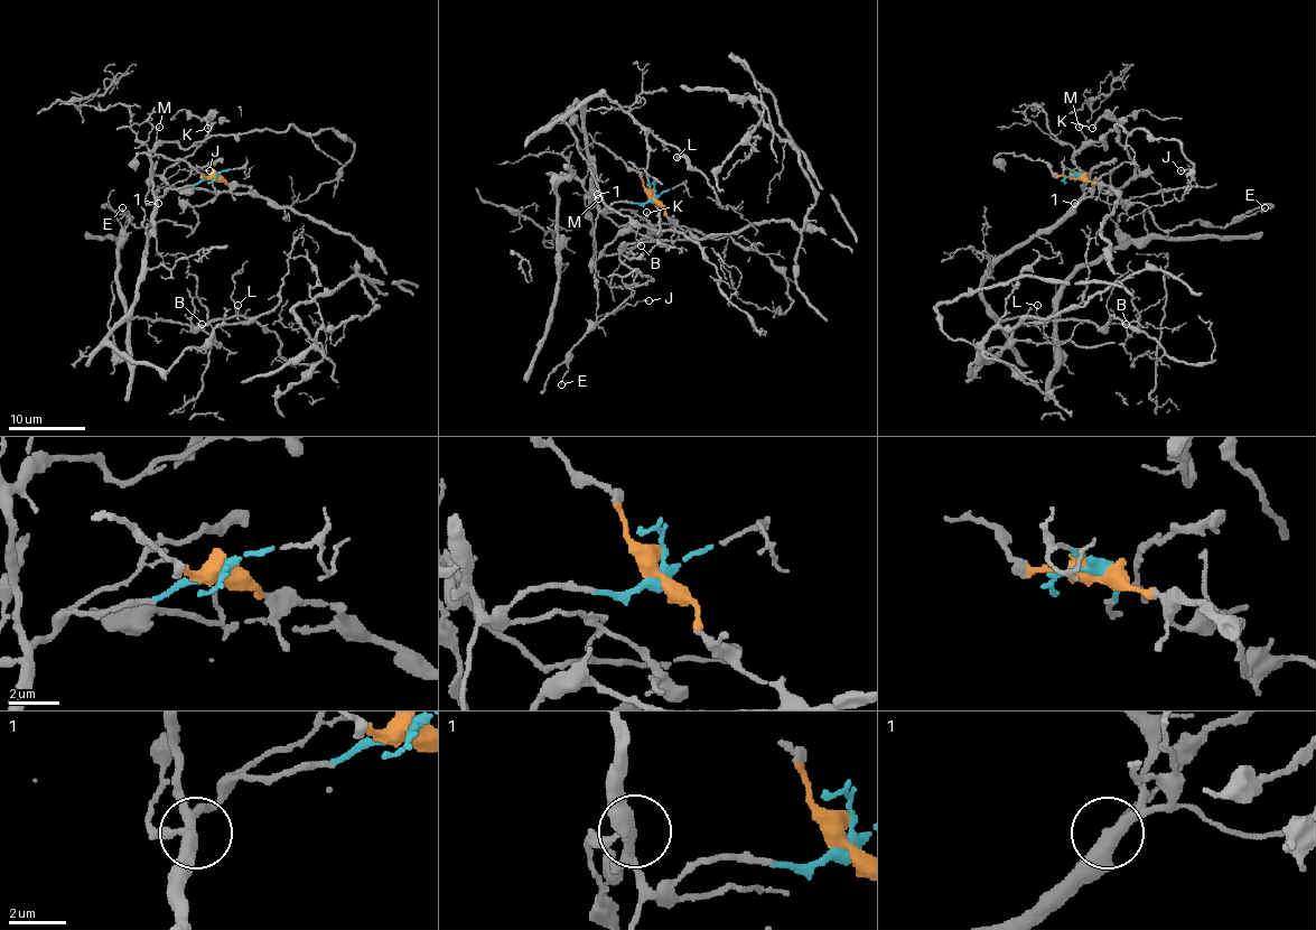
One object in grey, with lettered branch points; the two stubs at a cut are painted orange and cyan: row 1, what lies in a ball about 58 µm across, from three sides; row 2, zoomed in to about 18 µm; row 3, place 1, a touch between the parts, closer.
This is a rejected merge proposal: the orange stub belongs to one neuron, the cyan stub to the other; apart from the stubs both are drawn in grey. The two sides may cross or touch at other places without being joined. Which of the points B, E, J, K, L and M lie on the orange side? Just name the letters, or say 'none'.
E, K

